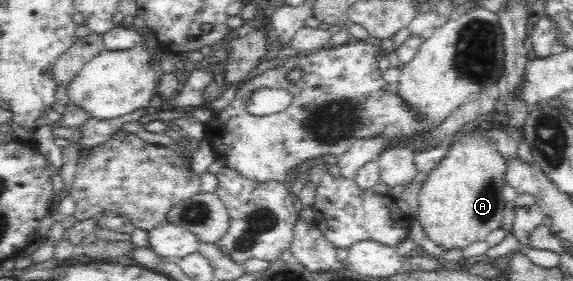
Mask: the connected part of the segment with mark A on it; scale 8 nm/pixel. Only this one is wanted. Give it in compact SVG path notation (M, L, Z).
M483 126L475 131L468 131L462 136L455 137L449 142L447 155L436 165L423 182L418 196L418 212L415 217L422 224L424 234L438 247L444 251L460 249L464 251L467 247L486 241L493 230L501 228L503 217L506 212L502 190L505 185L504 176L507 168L505 158L496 151L496 145L492 139L486 139L476 135L483 131Z

